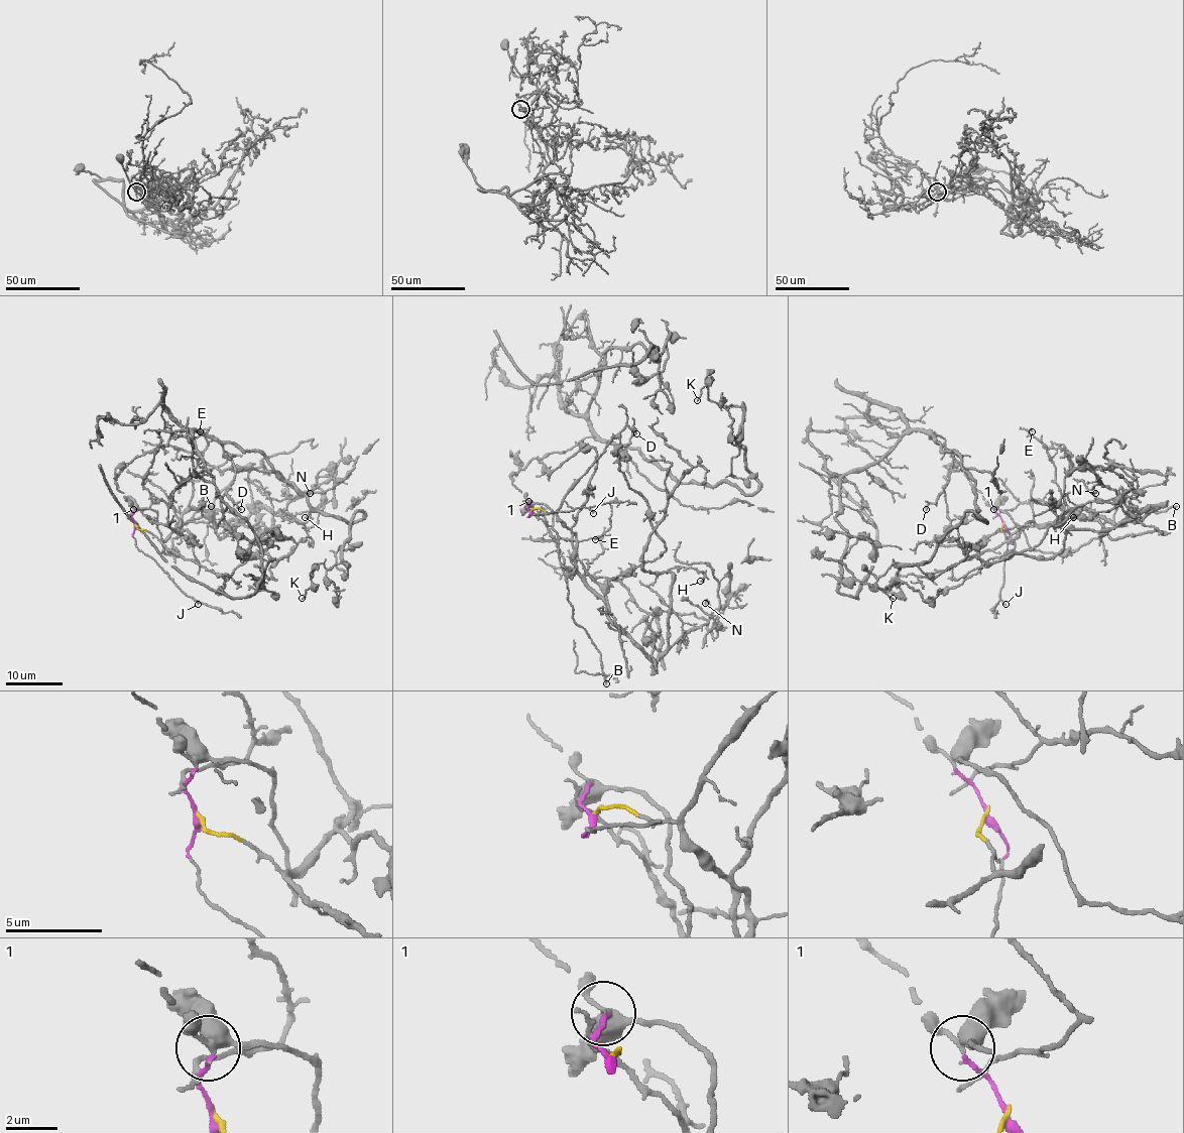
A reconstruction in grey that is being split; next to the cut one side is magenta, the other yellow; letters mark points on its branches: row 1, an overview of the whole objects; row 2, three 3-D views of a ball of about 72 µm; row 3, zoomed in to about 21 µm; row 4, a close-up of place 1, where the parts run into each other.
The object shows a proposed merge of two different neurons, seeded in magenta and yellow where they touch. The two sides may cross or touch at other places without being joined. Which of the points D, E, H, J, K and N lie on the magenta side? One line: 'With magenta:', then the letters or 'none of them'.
With magenta: D, J, K

